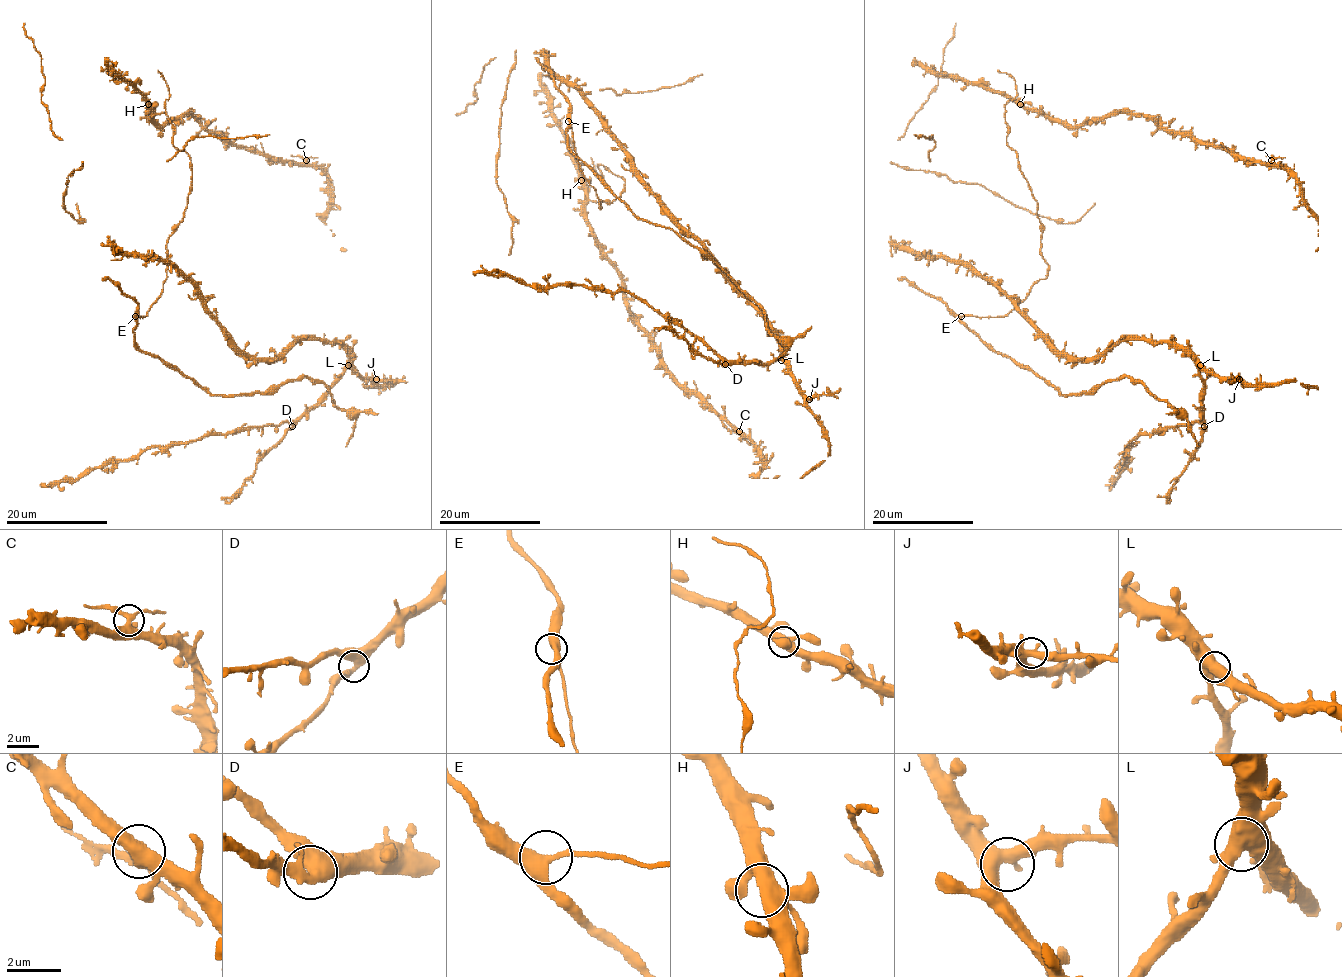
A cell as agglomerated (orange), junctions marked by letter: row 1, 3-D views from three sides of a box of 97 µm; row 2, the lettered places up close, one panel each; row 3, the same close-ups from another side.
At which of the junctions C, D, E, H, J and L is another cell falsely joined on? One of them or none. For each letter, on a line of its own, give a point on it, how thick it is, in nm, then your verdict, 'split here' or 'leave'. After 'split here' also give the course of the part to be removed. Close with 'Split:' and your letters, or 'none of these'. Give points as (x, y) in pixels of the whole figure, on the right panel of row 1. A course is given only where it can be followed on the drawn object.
C: at (1271, 160); 400 nm thick; split here; foreign part runs (1271, 160), (1285, 157)
D: at (1204, 426); 400 nm thick; leave
E: at (961, 316); 400 nm thick; leave
H: at (1020, 104); 440 nm thick; leave
J: at (1239, 379); 480 nm thick; leave
L: at (1200, 365); 550 nm thick; leave
Split: C

